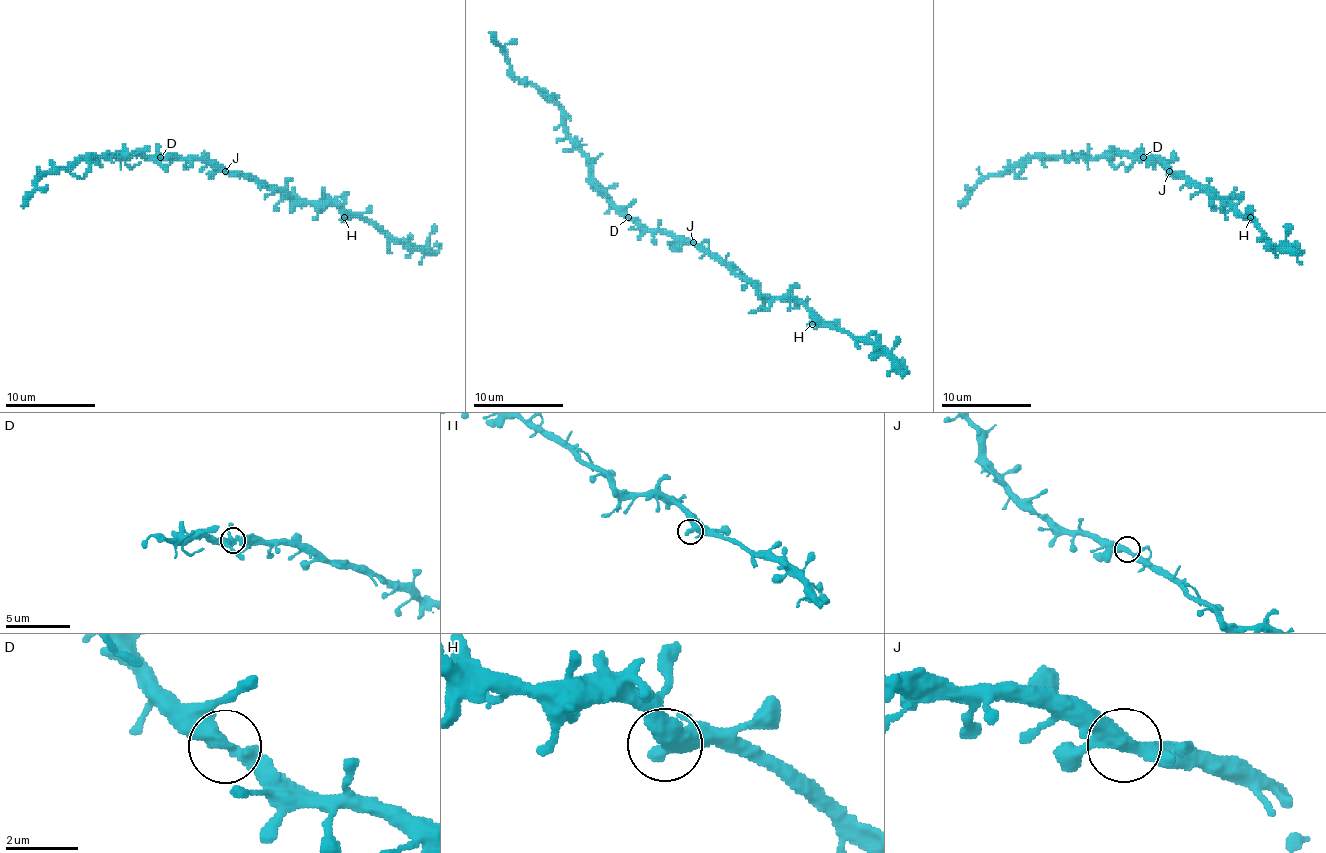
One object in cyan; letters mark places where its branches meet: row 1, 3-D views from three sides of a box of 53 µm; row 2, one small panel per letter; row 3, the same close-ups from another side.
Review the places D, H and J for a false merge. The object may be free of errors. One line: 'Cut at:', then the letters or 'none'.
Cut at: none

